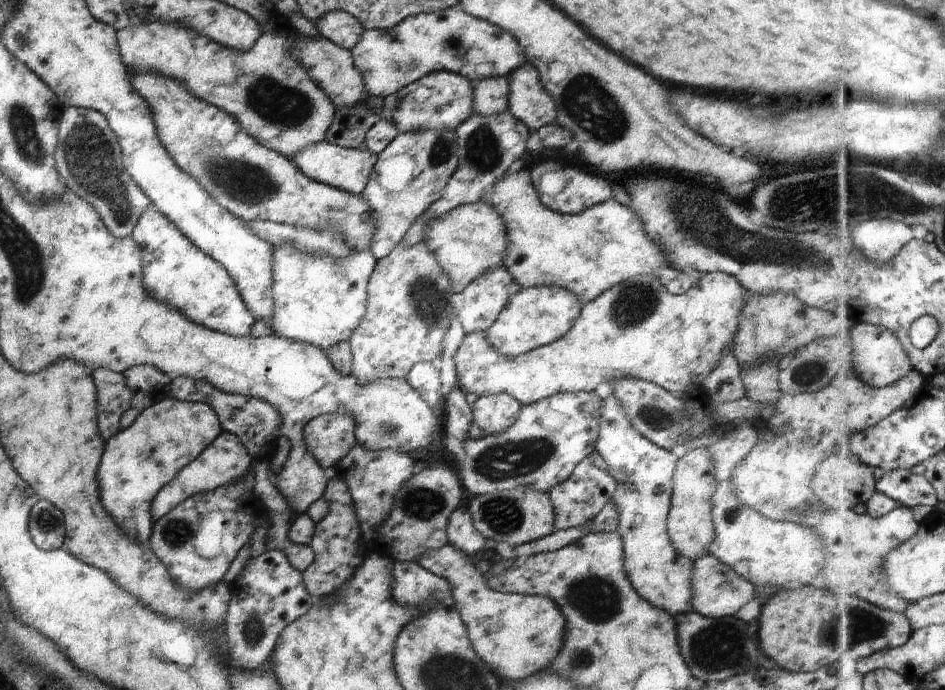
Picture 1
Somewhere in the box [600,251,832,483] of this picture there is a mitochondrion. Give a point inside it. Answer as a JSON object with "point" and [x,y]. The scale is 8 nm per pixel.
{"point":[636,303]}

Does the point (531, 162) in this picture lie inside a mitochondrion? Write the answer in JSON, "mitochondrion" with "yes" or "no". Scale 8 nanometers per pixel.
{"mitochondrion":"no"}

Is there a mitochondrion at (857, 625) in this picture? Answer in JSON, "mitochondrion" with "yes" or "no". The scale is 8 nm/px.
{"mitochondrion":"yes"}

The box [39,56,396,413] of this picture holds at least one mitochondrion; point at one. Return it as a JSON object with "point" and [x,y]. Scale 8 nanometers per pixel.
{"point":[89,157]}

